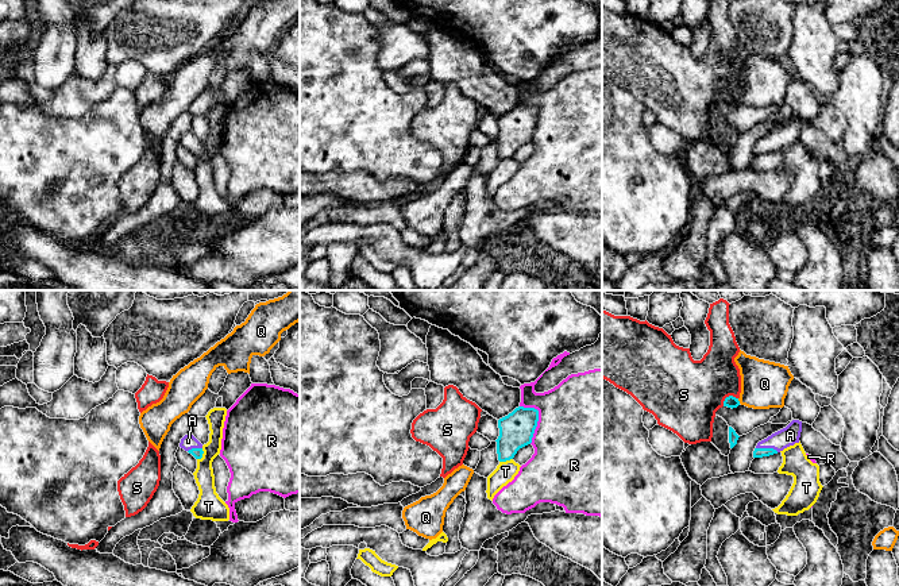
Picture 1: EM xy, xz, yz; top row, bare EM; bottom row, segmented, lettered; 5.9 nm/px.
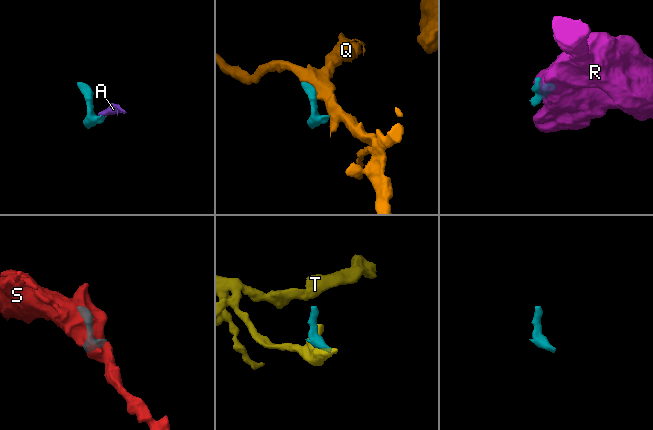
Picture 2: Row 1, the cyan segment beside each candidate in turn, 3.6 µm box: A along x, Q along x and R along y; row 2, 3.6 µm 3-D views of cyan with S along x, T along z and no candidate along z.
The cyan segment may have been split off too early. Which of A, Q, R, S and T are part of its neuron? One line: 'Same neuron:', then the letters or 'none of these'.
Same neuron: A

